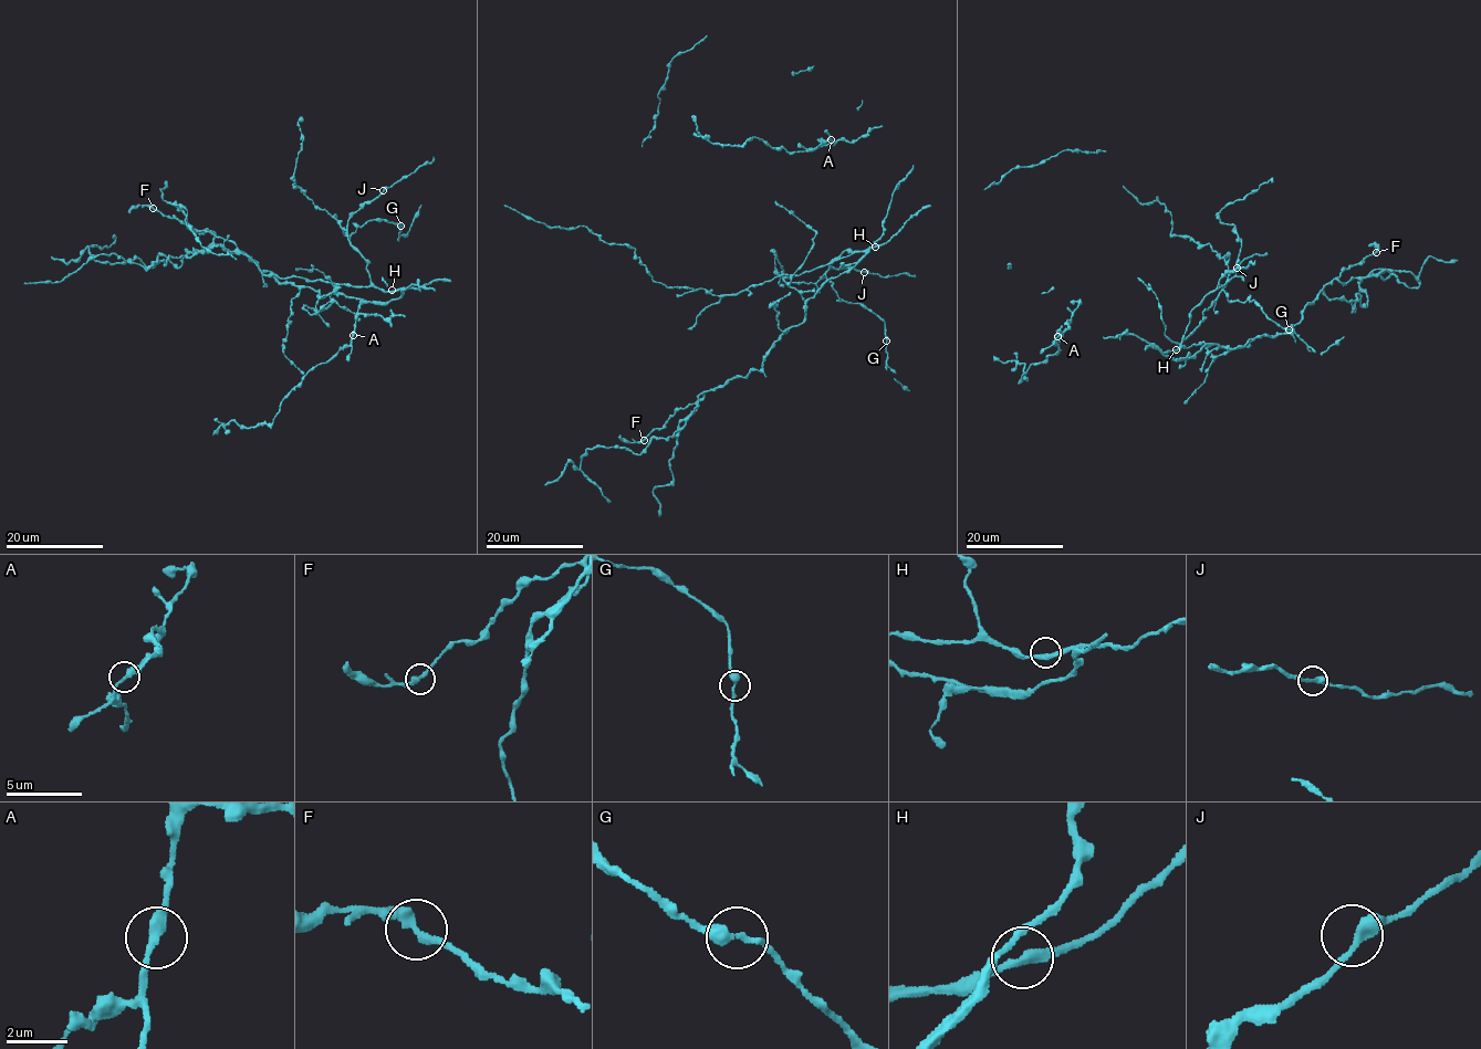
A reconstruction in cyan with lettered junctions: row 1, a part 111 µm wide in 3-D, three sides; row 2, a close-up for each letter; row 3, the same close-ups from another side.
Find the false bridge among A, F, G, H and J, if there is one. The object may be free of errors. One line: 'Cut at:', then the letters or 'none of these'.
Cut at: none of these

